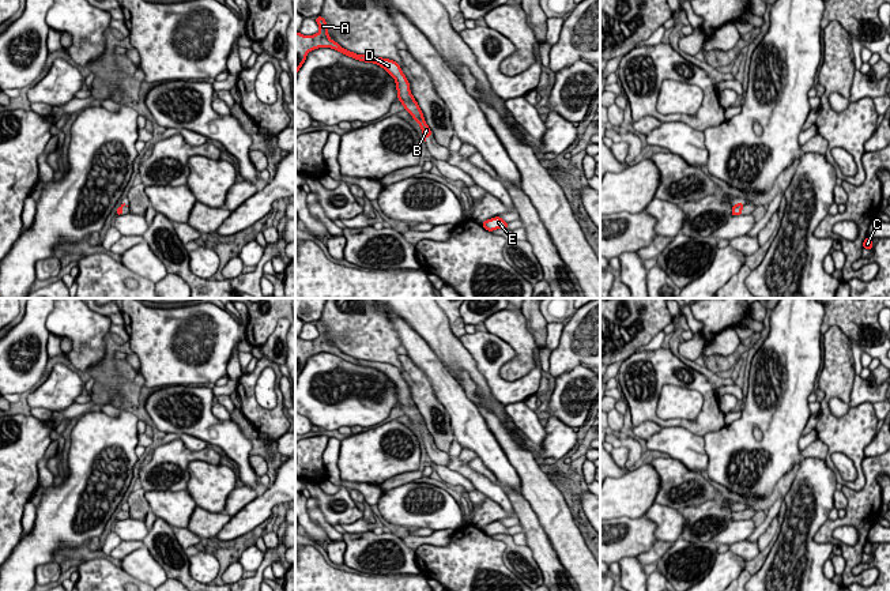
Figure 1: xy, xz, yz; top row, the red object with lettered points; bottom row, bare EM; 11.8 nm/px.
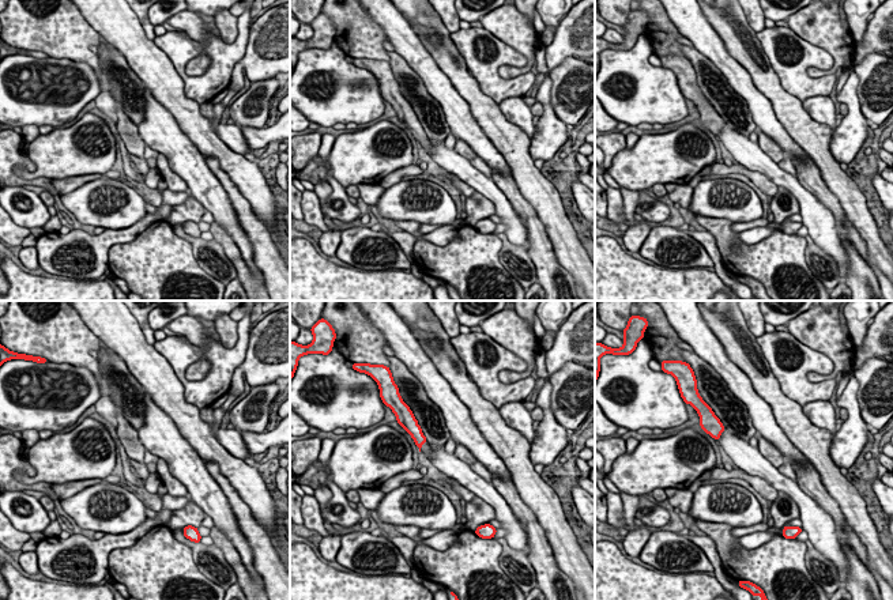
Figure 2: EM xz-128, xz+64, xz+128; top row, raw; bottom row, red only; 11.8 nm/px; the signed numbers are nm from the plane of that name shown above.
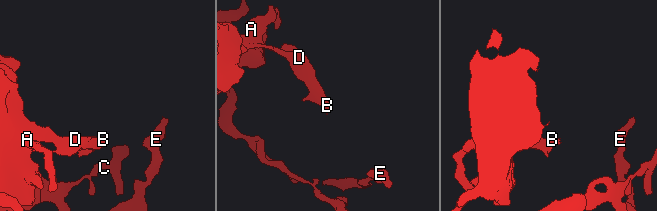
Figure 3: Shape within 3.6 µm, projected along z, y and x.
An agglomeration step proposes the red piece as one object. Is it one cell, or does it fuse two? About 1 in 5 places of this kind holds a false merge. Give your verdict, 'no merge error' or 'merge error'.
no merge error

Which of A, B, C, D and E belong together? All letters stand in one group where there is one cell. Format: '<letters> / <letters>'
A B C D E

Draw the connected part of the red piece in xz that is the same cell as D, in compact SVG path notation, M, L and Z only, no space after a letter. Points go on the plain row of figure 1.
M317 321L316 327L320 332L317 339L303 340L299 336L295 338L295 379L305 368L308 358L318 353L331 353L355 365L377 369L395 384L397 404L404 411L404 415L407 415L412 421L412 424L419 429L425 447L429 440L433 441L433 437L426 429L418 407L411 399L410 388L396 366L382 362L369 362L365 360L357 360L354 357L350 357L329 343L328 331L323 321Z

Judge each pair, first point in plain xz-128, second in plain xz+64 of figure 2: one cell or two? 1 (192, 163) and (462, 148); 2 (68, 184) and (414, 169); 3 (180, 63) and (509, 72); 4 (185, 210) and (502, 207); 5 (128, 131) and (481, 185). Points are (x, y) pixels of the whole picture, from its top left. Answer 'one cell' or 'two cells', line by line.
1: two cells
2: one cell
3: two cells
4: two cells
5: two cells

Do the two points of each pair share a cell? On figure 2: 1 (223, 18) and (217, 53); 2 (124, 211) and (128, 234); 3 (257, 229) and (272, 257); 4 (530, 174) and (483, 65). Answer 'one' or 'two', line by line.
1: two
2: two
3: one
4: two

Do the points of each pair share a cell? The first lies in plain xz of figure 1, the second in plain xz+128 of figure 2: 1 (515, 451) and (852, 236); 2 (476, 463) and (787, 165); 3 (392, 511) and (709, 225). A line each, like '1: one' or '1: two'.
1: two
2: one
3: two

